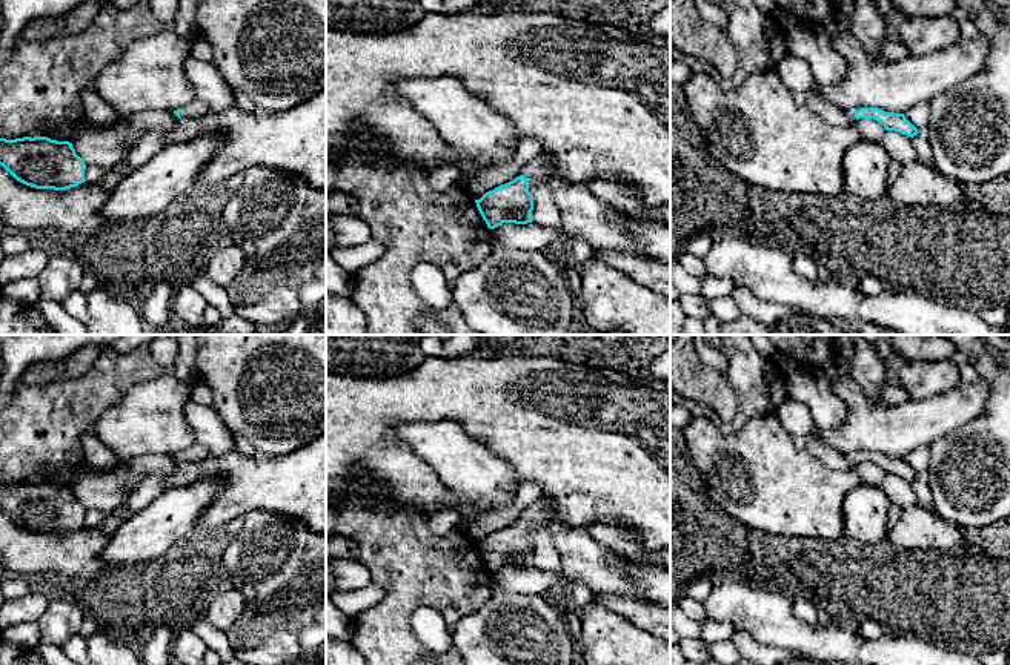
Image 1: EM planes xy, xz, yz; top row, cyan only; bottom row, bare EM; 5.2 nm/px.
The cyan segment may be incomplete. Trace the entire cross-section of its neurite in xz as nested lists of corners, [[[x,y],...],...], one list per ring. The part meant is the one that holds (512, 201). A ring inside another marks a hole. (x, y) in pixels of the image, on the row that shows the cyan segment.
[[[540,154],[523,167],[520,177],[486,192],[480,200],[475,200],[487,227],[495,229],[503,223],[532,223],[533,198],[529,192],[529,183],[549,183],[550,180],[549,157]]]

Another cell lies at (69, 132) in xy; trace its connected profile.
[[[80,118],[74,124],[65,124],[55,131],[49,131],[46,134],[40,134],[38,137],[48,137],[57,141],[75,141],[80,135],[98,131],[115,131],[115,124],[98,127],[95,124],[88,123],[85,118]]]

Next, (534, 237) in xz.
[[[540,221],[527,224],[503,223],[490,229],[490,244],[492,247],[540,252],[547,249],[558,235],[560,232],[556,229],[546,227]]]

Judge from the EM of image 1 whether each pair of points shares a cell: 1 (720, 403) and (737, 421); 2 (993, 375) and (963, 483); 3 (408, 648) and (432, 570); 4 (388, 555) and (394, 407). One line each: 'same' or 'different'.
1: different
2: same
3: same
4: different

